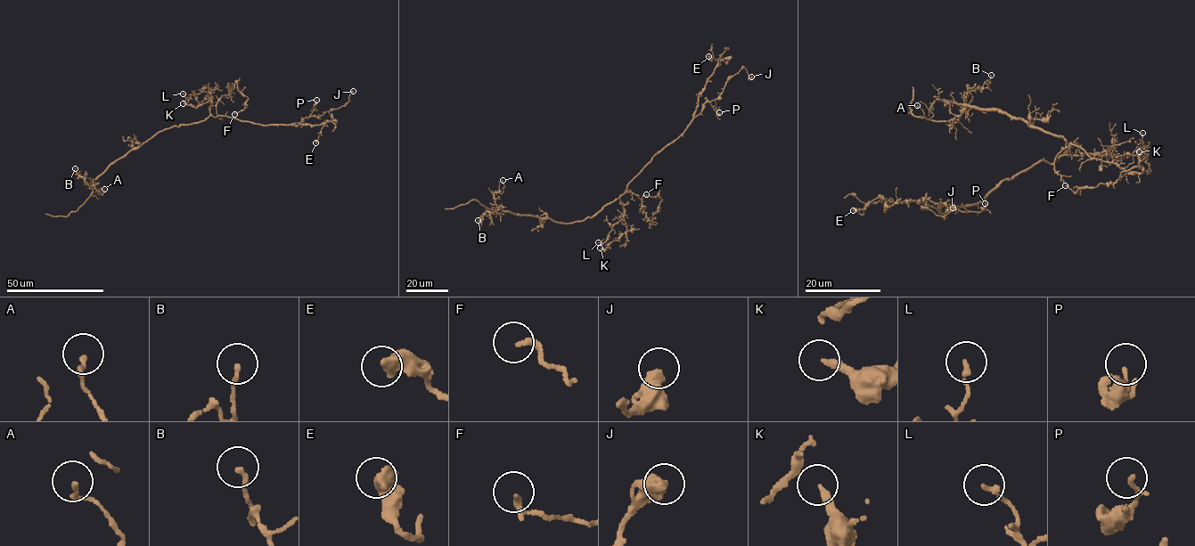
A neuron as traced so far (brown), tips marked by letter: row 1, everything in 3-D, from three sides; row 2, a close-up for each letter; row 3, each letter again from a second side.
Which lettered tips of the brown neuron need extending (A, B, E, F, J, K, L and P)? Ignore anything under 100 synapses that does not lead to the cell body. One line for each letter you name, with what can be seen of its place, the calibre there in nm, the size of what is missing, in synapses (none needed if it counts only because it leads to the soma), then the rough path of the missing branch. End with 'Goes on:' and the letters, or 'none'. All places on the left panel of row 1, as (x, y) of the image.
Goes on: none

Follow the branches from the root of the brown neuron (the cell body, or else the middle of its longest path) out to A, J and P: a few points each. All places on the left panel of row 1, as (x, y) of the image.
A: (200, 122), (159, 131), (139, 147), (110, 163), (94, 181), (94, 187), (102, 194), (104, 189)
J: (200, 122), (221, 115), (265, 126), (298, 123), (344, 106), (353, 91)
P: (200, 122), (209, 116), (221, 115), (265, 126), (298, 123), (309, 118), (316, 100)

